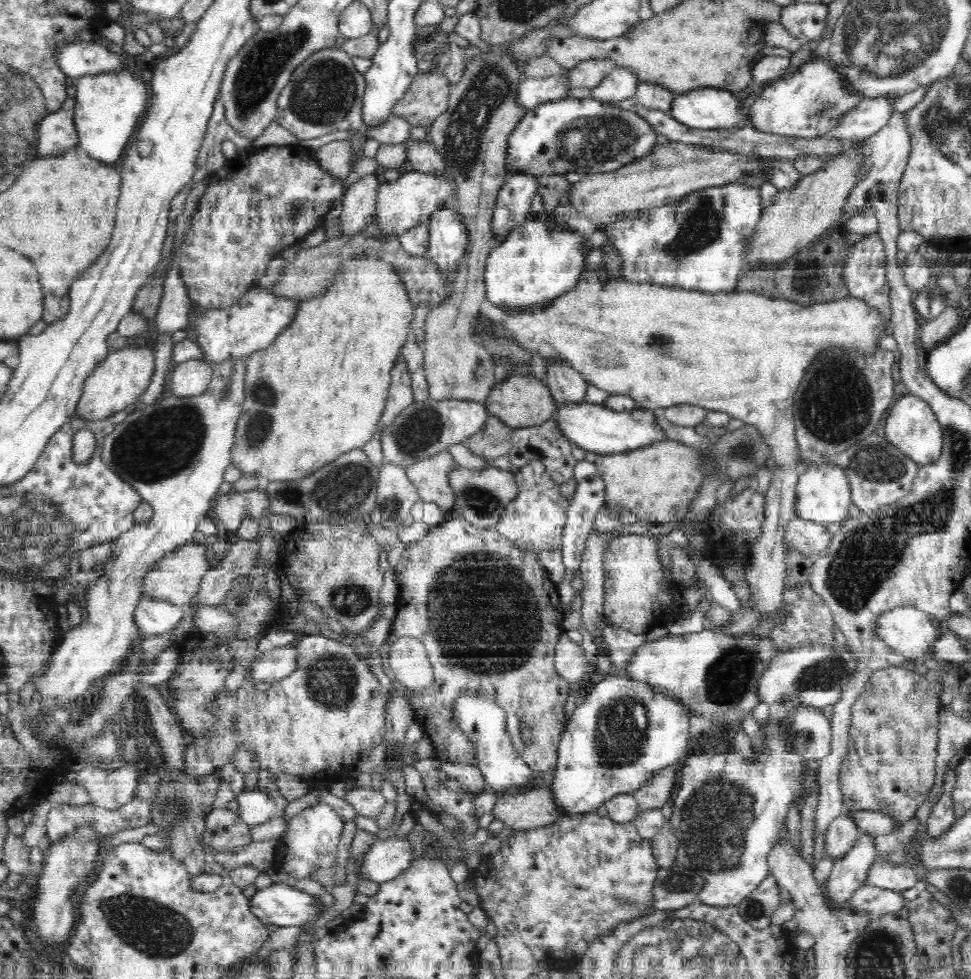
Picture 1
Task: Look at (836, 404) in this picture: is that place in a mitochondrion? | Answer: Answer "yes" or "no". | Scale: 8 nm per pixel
yes

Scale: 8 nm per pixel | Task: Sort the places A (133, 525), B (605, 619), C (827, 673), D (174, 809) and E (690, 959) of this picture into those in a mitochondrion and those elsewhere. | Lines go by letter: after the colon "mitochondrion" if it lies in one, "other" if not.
A: other
B: other
C: mitochondrion
D: mitochondrion
E: mitochondrion

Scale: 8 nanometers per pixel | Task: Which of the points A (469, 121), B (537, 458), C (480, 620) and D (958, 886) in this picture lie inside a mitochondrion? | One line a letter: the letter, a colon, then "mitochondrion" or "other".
A: mitochondrion
B: other
C: mitochondrion
D: mitochondrion

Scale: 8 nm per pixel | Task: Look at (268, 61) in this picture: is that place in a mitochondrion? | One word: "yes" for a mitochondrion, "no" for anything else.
yes

